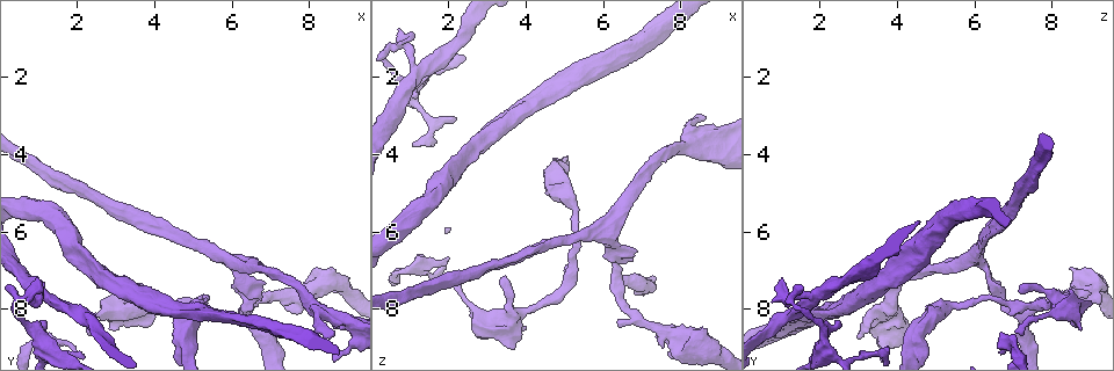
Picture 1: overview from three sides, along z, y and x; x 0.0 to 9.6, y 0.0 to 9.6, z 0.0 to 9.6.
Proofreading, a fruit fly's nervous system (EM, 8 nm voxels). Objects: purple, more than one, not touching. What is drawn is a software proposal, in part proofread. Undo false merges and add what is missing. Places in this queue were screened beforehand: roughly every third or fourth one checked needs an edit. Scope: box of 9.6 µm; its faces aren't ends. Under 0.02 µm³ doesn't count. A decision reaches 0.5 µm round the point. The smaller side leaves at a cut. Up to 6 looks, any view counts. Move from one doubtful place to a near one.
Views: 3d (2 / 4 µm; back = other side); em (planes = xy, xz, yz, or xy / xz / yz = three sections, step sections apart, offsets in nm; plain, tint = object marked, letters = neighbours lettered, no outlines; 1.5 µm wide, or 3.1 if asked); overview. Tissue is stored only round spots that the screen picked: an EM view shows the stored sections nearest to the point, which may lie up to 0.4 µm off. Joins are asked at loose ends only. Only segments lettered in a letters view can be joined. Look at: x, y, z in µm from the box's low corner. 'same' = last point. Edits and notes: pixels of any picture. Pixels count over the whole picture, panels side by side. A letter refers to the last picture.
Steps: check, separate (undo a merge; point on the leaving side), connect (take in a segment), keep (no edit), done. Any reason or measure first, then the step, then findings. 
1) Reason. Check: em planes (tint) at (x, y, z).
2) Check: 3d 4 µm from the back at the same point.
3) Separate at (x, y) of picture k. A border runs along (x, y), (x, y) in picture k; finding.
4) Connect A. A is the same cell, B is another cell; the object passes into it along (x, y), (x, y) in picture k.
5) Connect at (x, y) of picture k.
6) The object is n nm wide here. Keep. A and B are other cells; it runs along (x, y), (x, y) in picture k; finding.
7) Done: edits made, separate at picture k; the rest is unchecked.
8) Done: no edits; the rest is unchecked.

Sharp bend. Check: 3d 4 µm at (7.95, 7.60, 8.80).

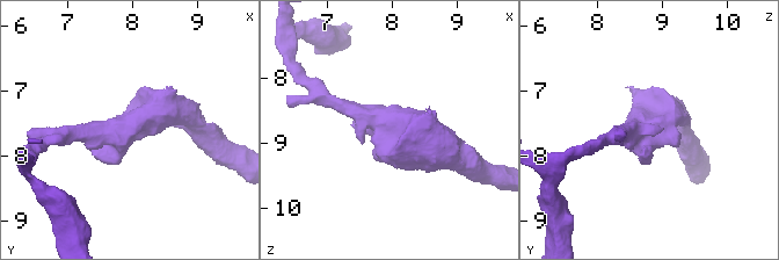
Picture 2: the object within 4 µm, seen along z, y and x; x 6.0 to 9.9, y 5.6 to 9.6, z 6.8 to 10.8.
Check: em planes (letters) at (8.00, 7.60, 8.80).

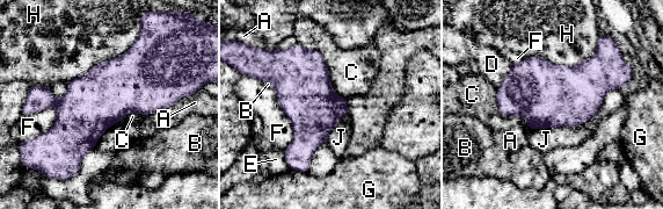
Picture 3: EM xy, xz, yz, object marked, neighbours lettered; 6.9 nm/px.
Keep. A, B, C, D, E, F, G, H and J are other cells; a border runs along (297, 42), (321, 53), (345, 99) in picture 3; one neuron here.

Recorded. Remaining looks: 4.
Check: 3d 4 µm at (6.40, 7.60, 8.35).

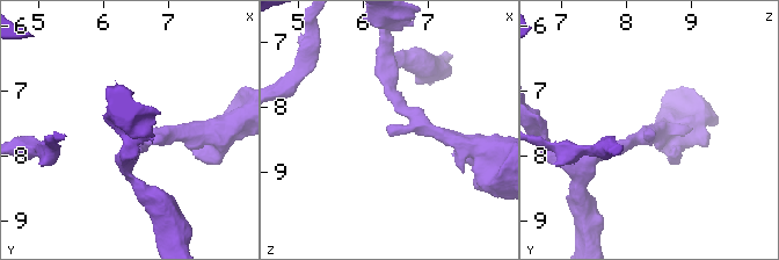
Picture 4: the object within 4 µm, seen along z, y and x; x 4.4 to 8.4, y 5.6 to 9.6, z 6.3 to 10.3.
Now the EM. Check: em planes (tint) at (6.35, 7.65, 8.40).

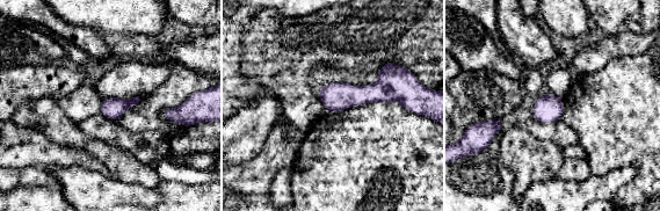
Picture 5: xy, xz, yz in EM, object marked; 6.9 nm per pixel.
What lies round it. Check: em planes (letters) at the same point.

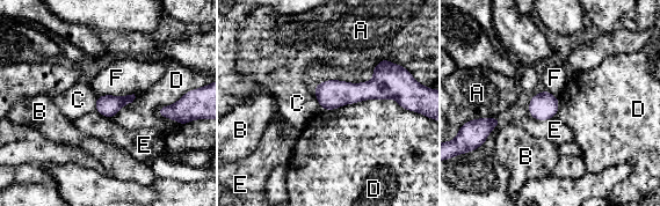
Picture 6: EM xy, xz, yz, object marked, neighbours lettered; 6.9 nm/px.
The object is 160 nm wide here. Keep. A, B, C, D, E and F are other cells; a border runs along (313, 90), (317, 103), (321, 109) in picture 6; none of them fits.

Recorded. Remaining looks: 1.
Done: no edits; the rest is unchecked.

